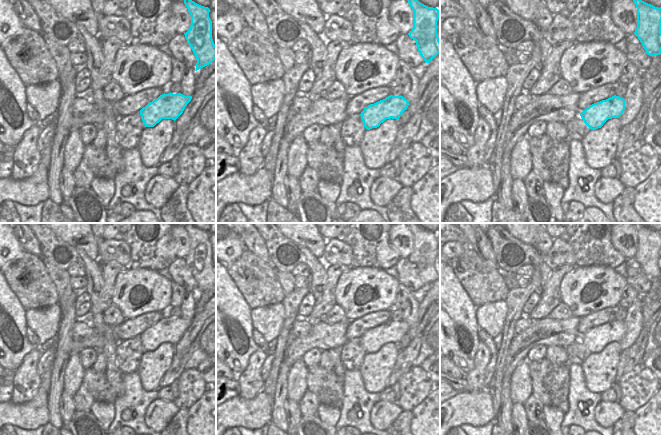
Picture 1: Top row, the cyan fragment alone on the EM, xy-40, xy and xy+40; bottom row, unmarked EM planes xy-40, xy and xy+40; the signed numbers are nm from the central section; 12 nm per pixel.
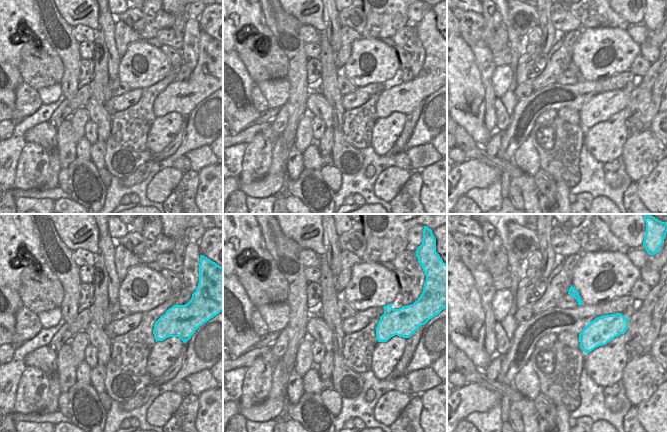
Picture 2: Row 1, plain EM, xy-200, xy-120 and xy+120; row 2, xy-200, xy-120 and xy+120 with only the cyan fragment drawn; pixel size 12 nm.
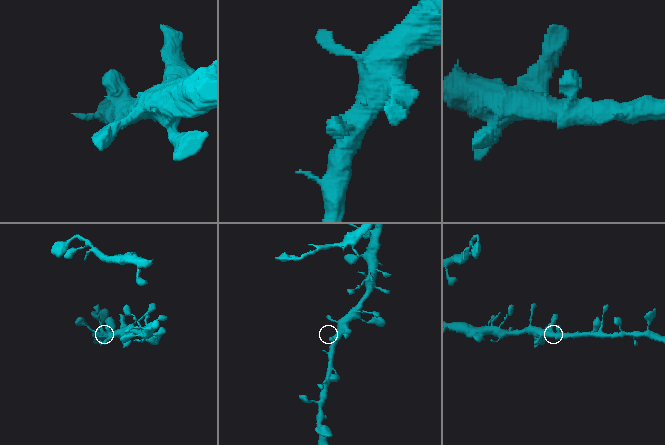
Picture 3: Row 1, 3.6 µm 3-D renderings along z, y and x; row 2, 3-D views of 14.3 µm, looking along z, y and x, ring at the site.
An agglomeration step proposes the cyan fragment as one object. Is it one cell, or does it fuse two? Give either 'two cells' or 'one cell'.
one cell

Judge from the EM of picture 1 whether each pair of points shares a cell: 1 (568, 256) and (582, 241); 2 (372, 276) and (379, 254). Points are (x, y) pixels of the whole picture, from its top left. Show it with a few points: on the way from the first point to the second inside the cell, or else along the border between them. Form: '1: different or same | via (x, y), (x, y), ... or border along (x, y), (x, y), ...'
1: different | border along (567, 242), (574, 253), (576, 265)
2: different | border along (352, 266), (375, 266), (384, 270)

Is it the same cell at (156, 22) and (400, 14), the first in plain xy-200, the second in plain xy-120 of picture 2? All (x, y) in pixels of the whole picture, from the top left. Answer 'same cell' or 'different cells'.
same cell

